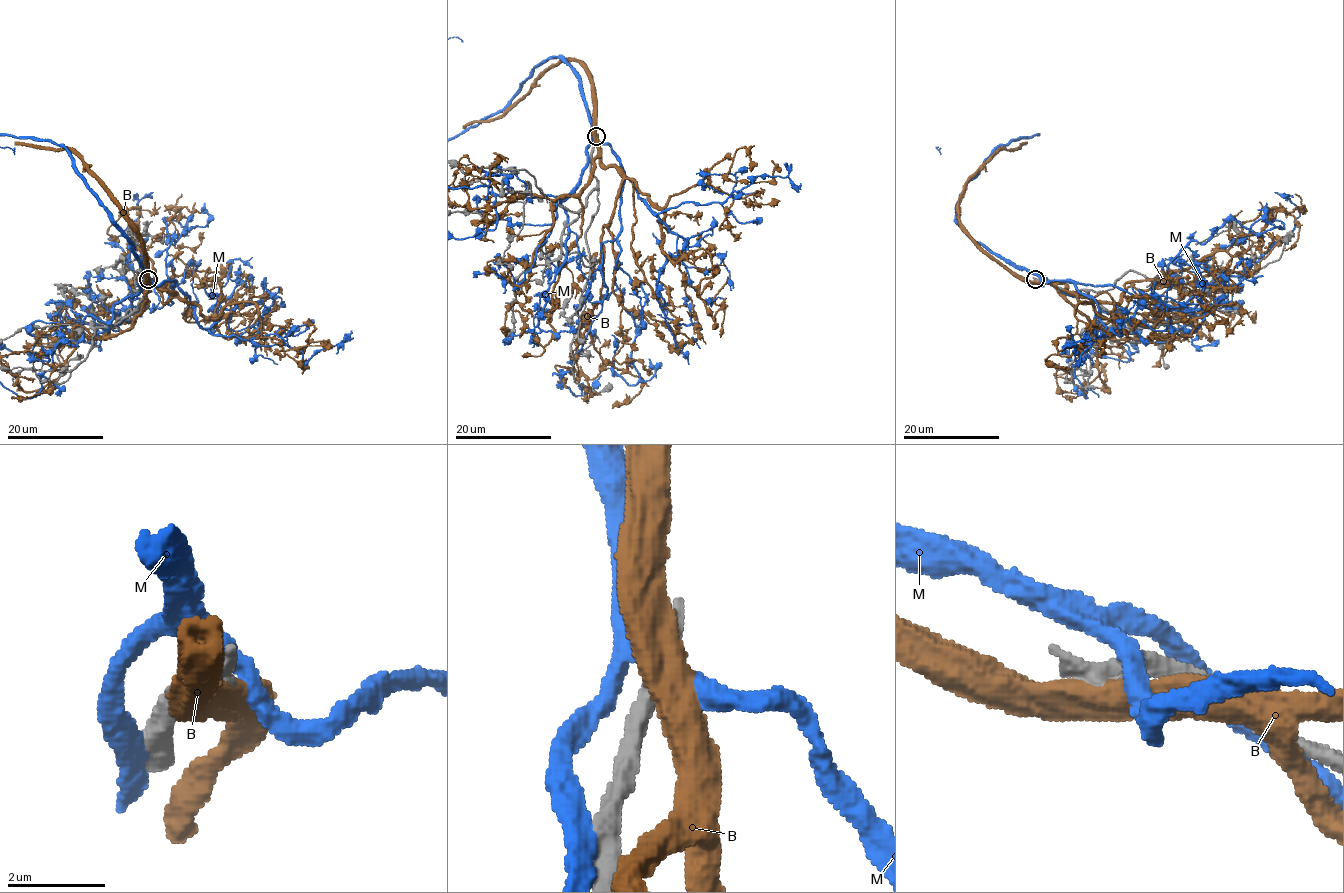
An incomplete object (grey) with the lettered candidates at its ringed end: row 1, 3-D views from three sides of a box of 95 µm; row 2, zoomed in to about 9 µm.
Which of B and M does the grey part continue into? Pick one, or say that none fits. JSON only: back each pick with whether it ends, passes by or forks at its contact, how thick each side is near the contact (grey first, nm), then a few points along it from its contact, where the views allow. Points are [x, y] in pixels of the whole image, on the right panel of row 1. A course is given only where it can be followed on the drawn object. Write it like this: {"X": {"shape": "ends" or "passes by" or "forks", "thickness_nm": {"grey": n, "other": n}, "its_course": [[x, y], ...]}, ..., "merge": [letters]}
{"merge": []}

